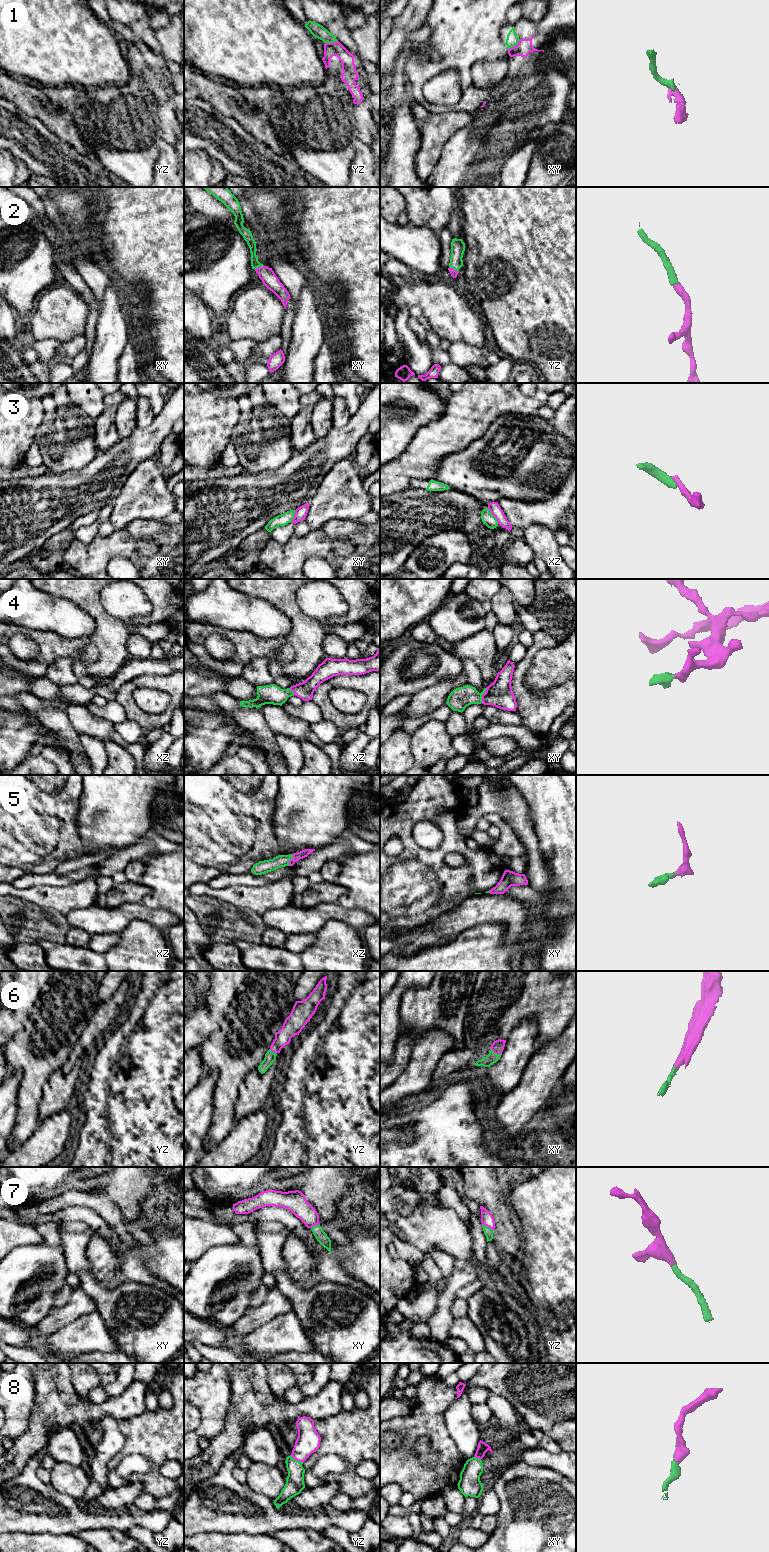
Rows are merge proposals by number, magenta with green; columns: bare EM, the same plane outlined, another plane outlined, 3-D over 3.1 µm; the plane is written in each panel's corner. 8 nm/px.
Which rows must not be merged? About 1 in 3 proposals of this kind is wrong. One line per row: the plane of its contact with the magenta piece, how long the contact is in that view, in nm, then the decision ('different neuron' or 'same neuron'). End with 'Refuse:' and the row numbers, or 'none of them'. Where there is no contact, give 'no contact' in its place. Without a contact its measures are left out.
1: meets magenta in xy; contact 130 nm long; different neuron
2: meets magenta in xy; contact 90 nm long; same neuron
3: meets magenta in xz; contact 160 nm long; different neuron
4: meets magenta in xy; contact 130 nm long; same neuron
5: meets magenta in xz; contact 100 nm long; same neuron
6: meets magenta in xy; contact 100 nm long; same neuron
7: meets magenta in yz; contact 100 nm long; same neuron
8: meets magenta in yz; contact 120 nm long; same neuron
Refuse: 1, 3

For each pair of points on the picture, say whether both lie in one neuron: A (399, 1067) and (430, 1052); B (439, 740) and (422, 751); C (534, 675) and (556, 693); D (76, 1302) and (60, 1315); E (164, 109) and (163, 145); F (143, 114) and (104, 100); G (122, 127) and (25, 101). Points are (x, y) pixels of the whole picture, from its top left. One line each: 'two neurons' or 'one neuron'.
A: two neurons
B: one neuron
C: two neurons
D: one neuron
E: two neurons
F: one neuron
G: one neuron

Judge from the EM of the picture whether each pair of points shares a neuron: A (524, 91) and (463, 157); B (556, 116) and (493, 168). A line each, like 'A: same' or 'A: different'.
A: same
B: same

